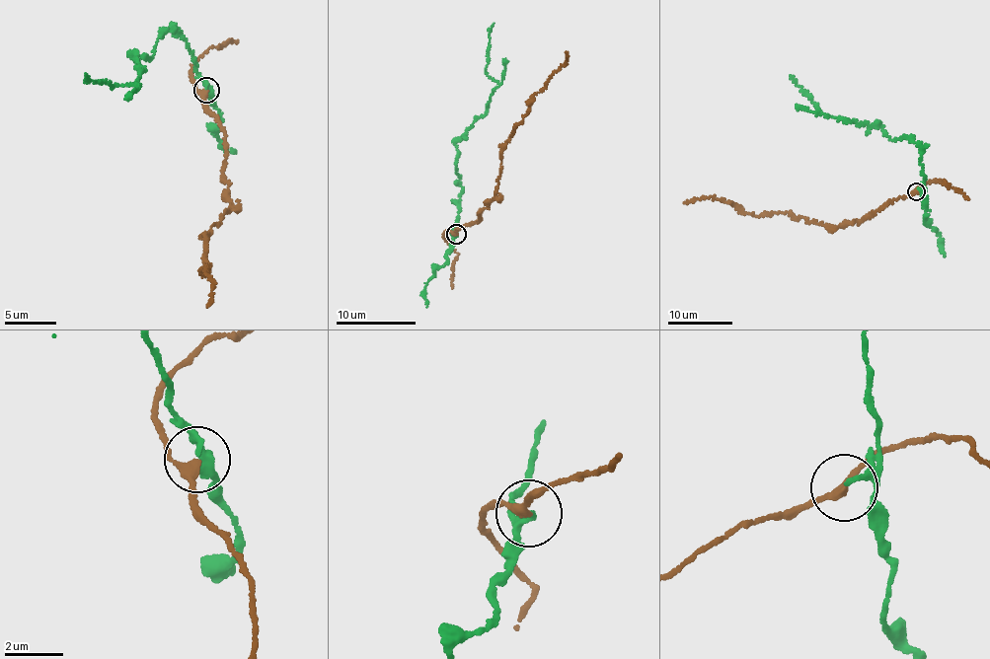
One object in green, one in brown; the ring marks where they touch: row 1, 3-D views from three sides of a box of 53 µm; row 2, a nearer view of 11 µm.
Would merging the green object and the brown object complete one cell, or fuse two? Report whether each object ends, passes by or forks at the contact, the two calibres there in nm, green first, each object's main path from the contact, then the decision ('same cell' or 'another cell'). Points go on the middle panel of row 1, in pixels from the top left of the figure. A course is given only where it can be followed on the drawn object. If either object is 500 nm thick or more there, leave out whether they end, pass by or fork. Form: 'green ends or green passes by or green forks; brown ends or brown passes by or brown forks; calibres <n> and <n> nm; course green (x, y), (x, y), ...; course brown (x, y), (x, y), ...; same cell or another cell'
green ends; brown passes by; calibres 140 and 240 nm; course green (456, 234), (451, 231), (459, 218), (455, 141), (486, 112), (486, 105), (496, 86), (486, 67), (494, 23); course brown (456, 235), (481, 218), (480, 212), (495, 197), (501, 146), (531, 99), (566, 62), (565, 52); another cell

